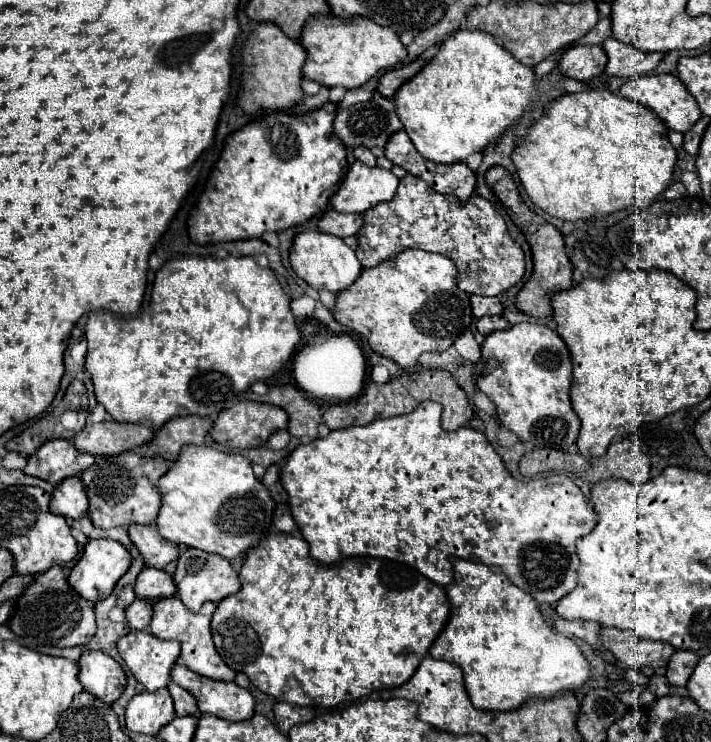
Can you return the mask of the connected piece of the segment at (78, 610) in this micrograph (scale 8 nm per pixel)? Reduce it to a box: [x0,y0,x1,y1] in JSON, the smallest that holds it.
[9,565,95,647]

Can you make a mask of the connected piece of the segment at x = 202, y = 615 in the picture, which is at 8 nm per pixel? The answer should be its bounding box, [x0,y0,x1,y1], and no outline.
[149,597,235,681]

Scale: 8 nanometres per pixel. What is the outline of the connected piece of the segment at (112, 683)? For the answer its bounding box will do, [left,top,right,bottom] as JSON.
[77,651,127,705]

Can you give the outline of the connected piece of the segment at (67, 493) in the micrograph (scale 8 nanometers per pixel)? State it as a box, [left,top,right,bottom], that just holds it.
[49,477,89,519]

